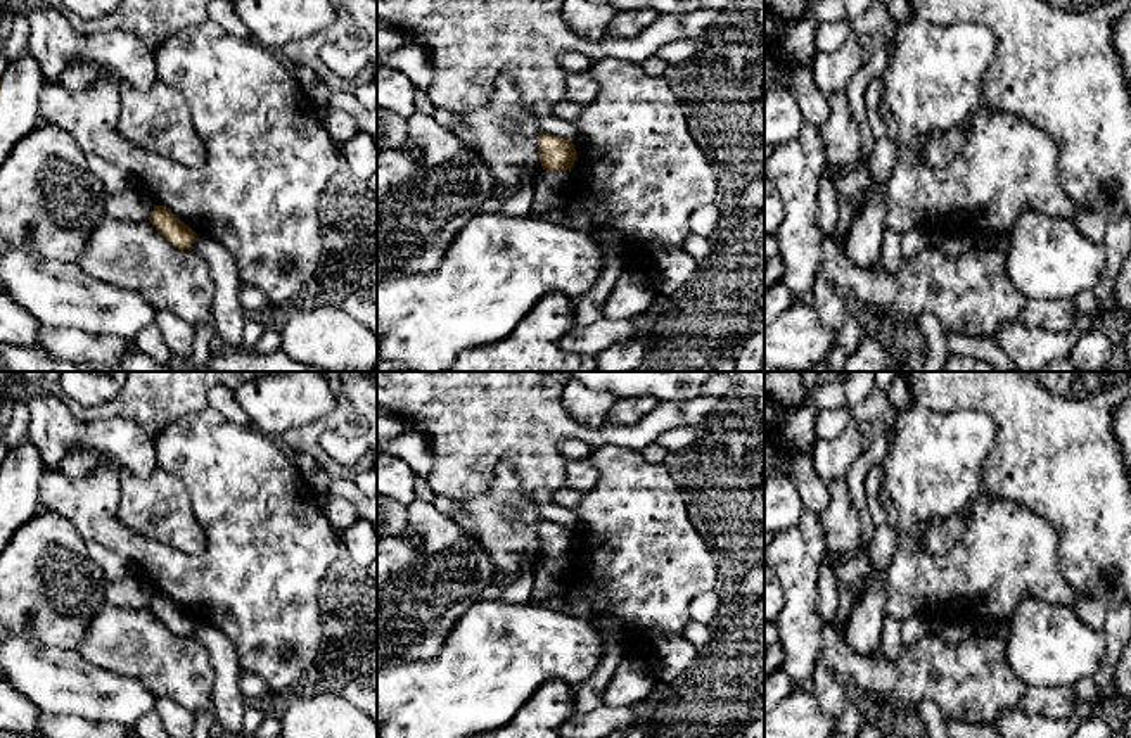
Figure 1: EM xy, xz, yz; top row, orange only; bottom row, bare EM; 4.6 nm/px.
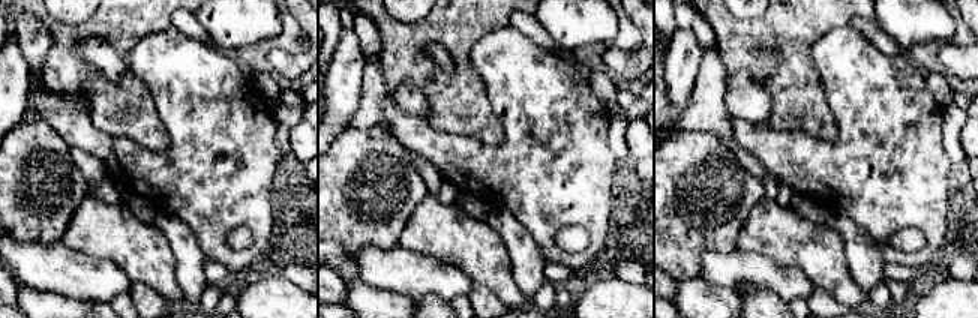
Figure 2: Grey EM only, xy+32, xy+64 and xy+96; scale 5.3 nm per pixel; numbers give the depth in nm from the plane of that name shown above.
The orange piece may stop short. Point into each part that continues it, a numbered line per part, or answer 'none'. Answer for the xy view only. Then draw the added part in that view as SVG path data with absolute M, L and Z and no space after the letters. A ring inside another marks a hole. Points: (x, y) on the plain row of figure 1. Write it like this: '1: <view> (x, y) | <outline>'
none

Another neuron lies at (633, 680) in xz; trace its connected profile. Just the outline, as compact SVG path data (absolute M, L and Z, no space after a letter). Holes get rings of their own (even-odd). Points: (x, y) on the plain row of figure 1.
M642 653L626 655L610 683L605 686L602 703L609 707L629 707L640 703L654 688L655 676L650 660Z

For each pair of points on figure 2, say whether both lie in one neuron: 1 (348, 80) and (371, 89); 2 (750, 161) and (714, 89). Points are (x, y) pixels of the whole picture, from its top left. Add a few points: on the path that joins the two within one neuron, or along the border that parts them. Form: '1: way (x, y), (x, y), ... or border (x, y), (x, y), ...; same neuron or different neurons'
1: border (366, 62), (360, 102), (348, 119); different neurons
2: way (732, 144), (714, 119), (714, 107); same neuron

